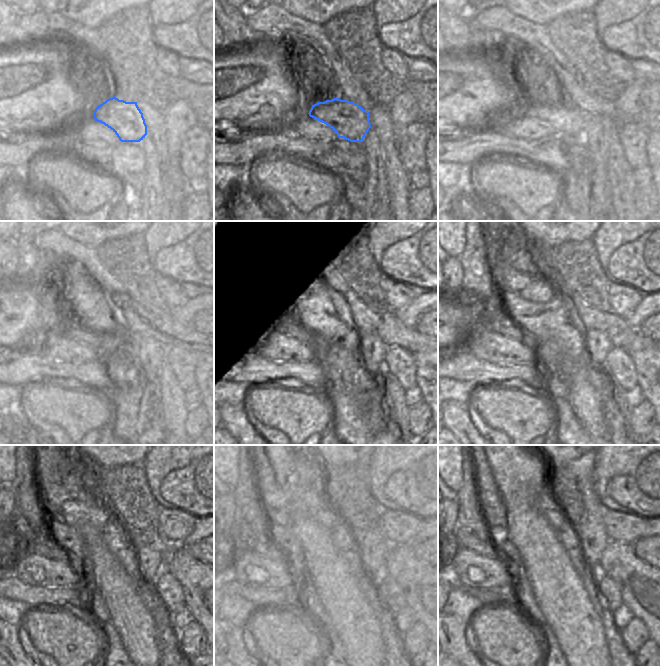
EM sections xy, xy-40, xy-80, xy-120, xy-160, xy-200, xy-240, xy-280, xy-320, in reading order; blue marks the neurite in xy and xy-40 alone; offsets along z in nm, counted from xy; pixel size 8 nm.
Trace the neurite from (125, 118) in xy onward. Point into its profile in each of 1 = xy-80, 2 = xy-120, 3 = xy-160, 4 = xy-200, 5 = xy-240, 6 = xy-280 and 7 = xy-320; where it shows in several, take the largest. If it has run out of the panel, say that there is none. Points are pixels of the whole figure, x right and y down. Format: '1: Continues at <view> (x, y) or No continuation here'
1: Continues at xy-80 (569, 122)
2: Continues at xy-120 (119, 345)
3: Continues at xy-160 (331, 346)
4: Continues at xy-200 (503, 326)
5: Continues at xy-240 (43, 545)
6: Continues at xy-280 (264, 546)
7: Continues at xy-320 (465, 537).

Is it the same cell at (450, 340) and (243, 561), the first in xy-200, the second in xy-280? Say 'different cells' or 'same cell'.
different cells

